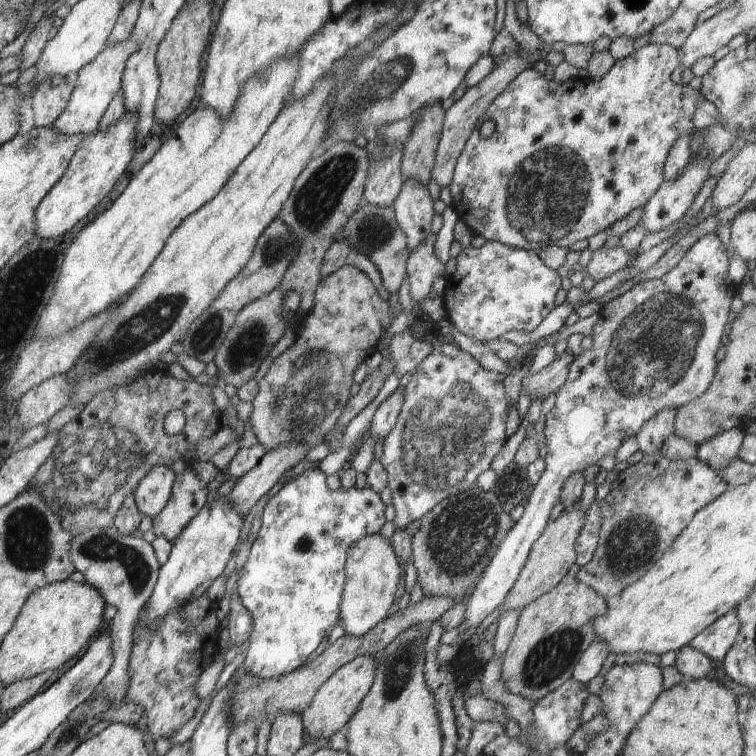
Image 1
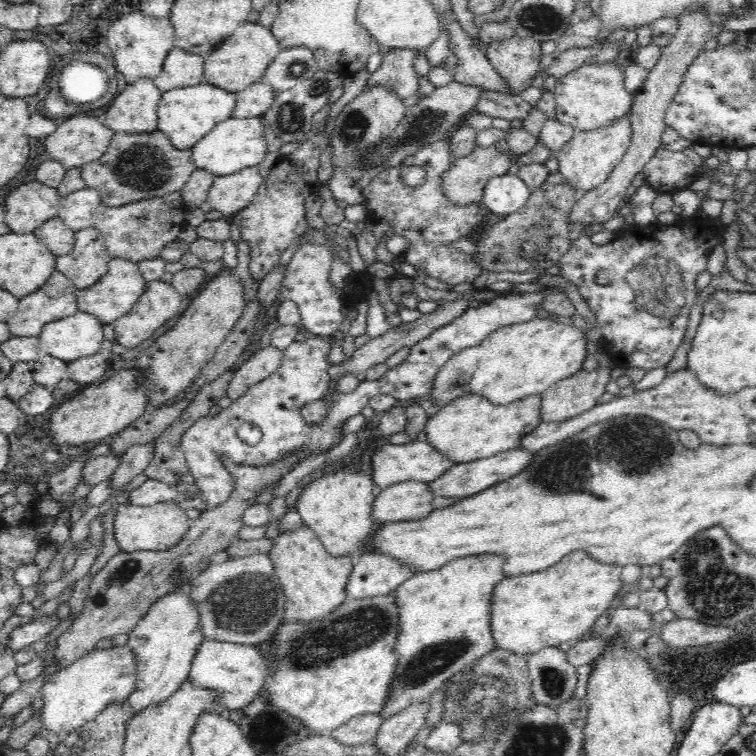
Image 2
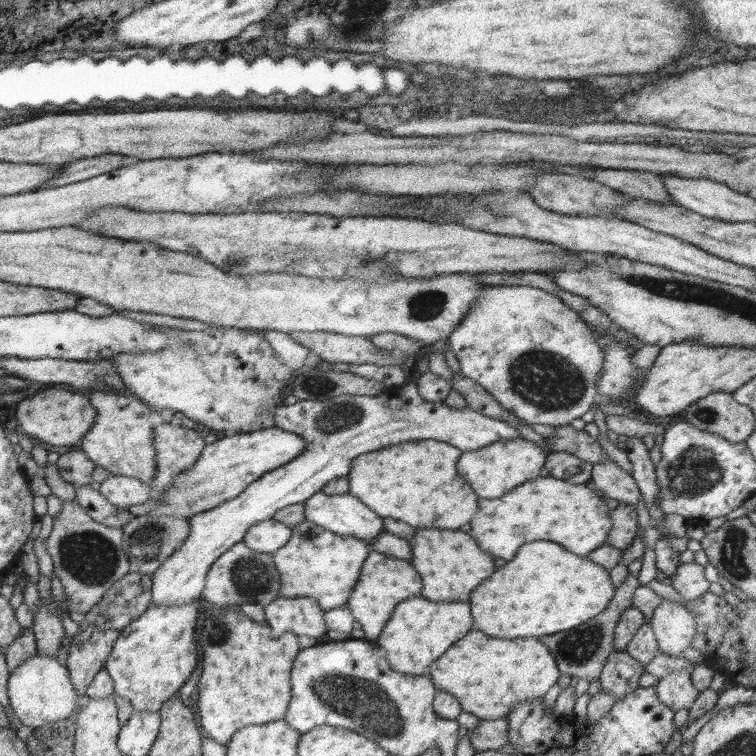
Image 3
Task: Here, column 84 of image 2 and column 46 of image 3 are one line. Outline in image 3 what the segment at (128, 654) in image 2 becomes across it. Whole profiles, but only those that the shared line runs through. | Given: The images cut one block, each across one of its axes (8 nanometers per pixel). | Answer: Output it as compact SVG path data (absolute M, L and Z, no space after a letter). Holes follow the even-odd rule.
M36 653L17 666L8 677L8 698L11 708L24 726L36 728L52 721L76 716L88 702L88 697L78 697L69 677L69 670L57 658Z

